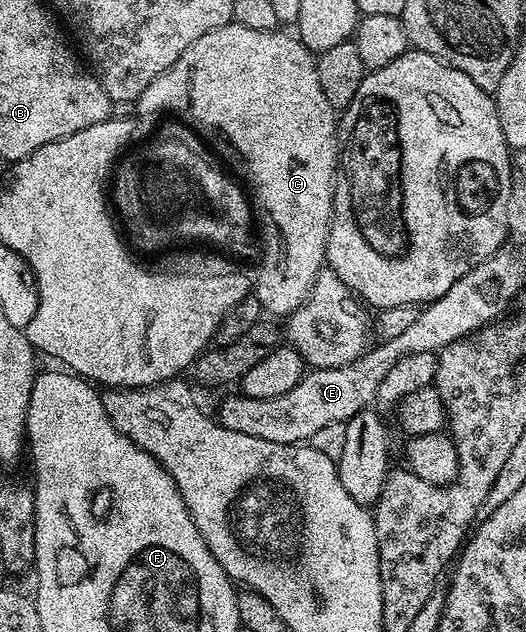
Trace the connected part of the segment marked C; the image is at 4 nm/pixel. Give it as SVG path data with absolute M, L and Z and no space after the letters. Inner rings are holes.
M231 21L222 28L214 28L202 36L198 36L198 40L194 40L194 44L190 44L190 48L186 48L186 52L182 52L182 56L178 56L178 60L174 60L174 64L170 64L170 68L166 68L166 72L162 72L162 76L158 76L154 80L150 80L150 84L146 84L146 88L134 103L134 109L136 109L134 114L135 117L142 120L142 124L146 128L155 127L163 119L160 118L163 114L173 114L176 117L173 119L179 120L183 125L195 131L213 151L216 149L218 153L233 158L232 166L240 173L239 181L243 183L250 195L251 217L254 219L255 225L256 222L260 225L260 238L264 241L264 259L261 260L256 274L254 273L254 297L260 302L261 311L268 313L269 310L272 314L287 316L293 314L307 300L308 295L312 292L312 287L316 284L318 272L325 269L326 266L326 244L332 223L332 205L338 181L338 143L336 140L338 112L332 107L330 100L326 100L326 96L322 93L322 84L318 84L316 58L312 51L307 50L300 43L299 37L293 36L291 33L289 33L290 35L280 33L279 29L254 32L254 28L242 28L237 22Z

